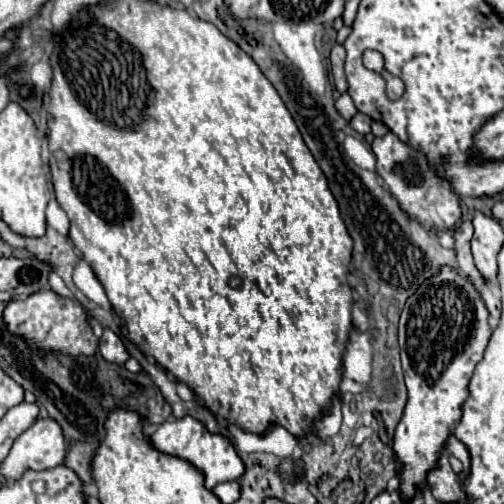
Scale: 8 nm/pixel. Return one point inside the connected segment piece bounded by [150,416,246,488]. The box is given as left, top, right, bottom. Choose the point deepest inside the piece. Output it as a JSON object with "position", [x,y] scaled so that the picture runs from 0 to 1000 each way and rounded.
{"position":[425,903]}

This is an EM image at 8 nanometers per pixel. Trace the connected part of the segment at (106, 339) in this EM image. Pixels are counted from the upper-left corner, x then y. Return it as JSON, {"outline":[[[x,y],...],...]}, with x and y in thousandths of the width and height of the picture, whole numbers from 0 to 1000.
{"outline":[[[206,651],[206,663],[198,671],[198,702],[226,722],[246,722],[258,710],[242,675],[218,651]]]}

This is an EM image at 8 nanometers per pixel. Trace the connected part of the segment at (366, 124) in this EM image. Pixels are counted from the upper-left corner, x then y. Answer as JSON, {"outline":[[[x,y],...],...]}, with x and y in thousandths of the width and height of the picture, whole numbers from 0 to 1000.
{"outline":[[[710,222],[710,226],[694,238],[694,250],[698,250],[710,266],[730,266],[730,262],[734,262],[734,246],[738,246],[738,238],[734,238],[726,226],[718,226],[718,222]]]}

